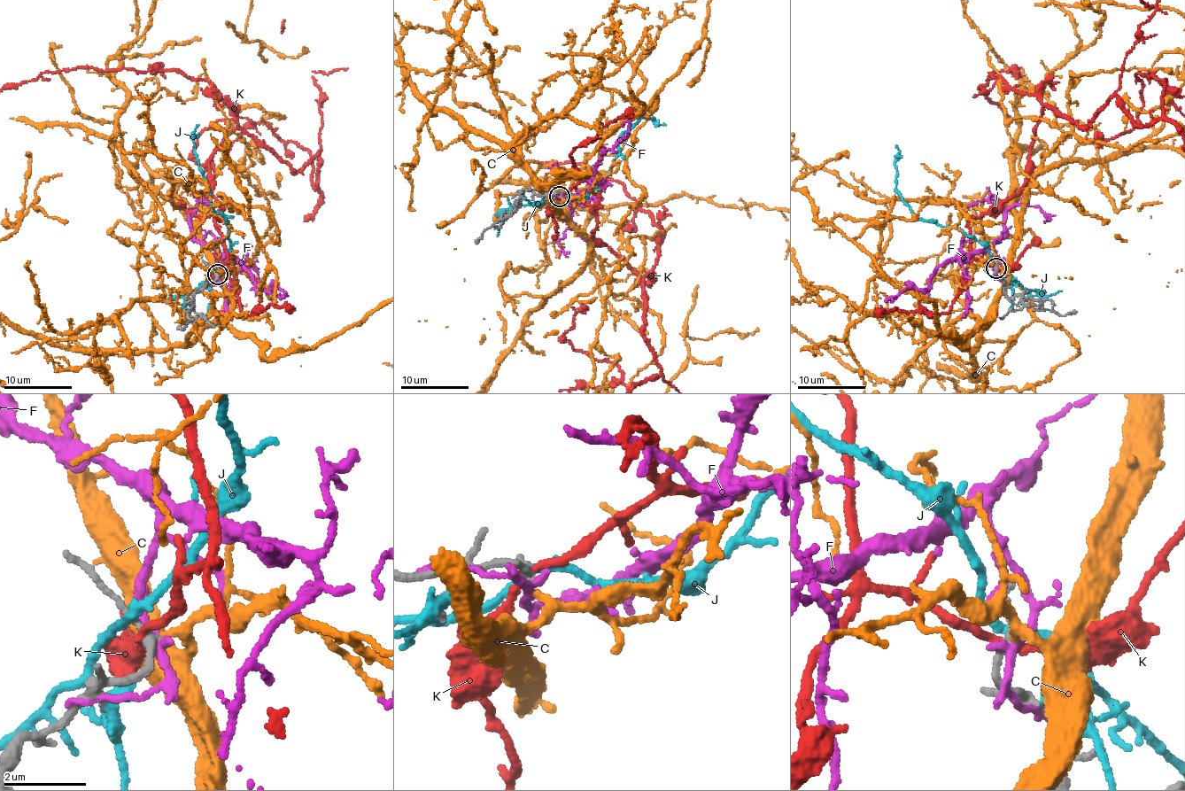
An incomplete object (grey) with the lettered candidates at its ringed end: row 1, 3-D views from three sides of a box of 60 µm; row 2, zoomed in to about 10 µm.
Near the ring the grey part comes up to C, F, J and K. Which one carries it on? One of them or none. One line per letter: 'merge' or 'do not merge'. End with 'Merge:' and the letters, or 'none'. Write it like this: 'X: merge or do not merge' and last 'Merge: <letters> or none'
C: merge
F: do not merge
J: do not merge
K: do not merge
Merge: C

